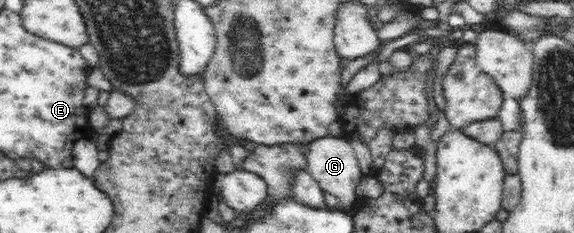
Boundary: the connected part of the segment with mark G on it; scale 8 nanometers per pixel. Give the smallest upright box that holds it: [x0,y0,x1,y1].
[305,136,363,211]

